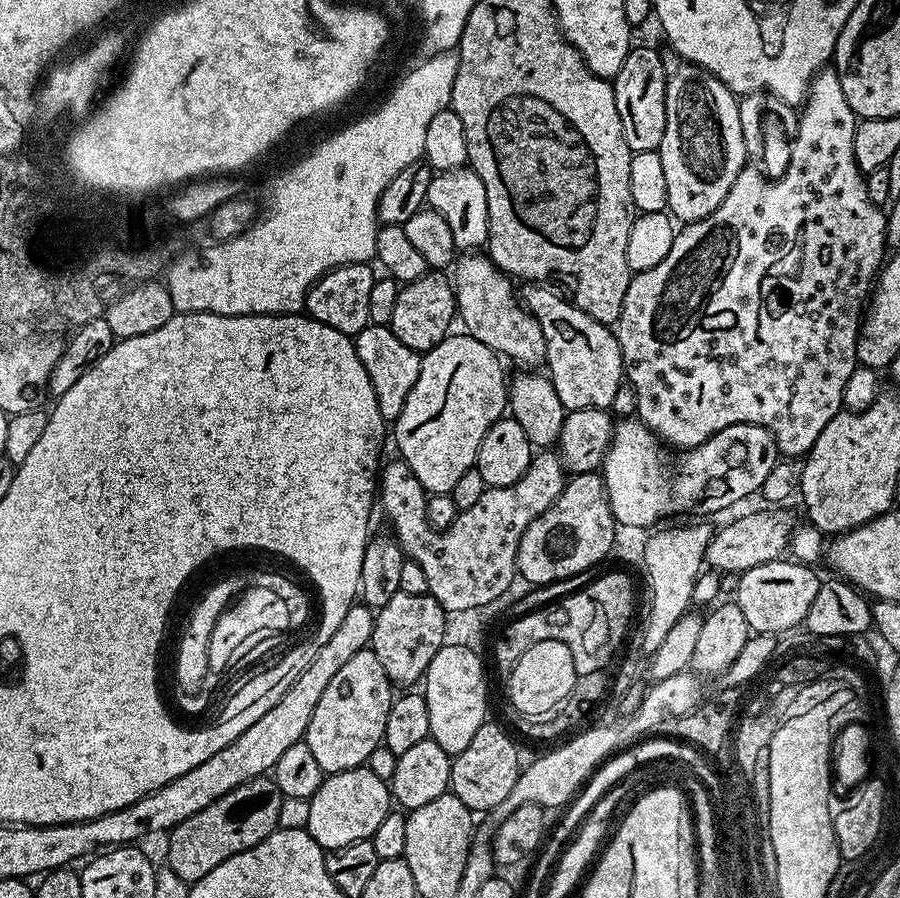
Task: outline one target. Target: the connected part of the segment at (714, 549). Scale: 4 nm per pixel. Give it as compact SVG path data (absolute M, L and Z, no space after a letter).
M768 510L772 512L748 512L745 516L737 518L733 524L728 524L725 528L717 527L714 531L712 541L706 546L705 561L709 569L715 569L723 574L726 572L745 572L754 566L762 566L771 560L779 560L789 551L790 537L794 527L792 516L784 510Z

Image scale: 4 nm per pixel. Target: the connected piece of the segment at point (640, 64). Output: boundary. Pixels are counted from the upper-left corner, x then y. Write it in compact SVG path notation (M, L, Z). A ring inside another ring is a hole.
M634 46L626 54L626 62L622 62L622 70L614 78L616 89L616 105L618 118L622 122L622 134L626 138L626 146L633 152L655 152L662 142L662 134L666 134L666 74L664 58L652 48Z

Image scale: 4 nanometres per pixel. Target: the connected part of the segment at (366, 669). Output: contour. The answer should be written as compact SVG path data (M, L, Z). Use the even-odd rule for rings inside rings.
M370 650L354 654L354 658L330 678L330 686L326 686L318 706L314 706L314 718L310 718L306 739L318 766L331 774L367 765L373 750L381 747L386 714L390 714L393 699L394 685L386 670L382 670L382 662L378 662Z

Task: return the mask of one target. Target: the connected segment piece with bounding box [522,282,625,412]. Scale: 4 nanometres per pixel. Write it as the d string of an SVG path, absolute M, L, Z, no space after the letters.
M528 282L522 288L522 303L529 312L538 318L538 326L542 326L542 334L546 338L546 372L550 377L554 390L558 390L558 398L562 406L568 411L582 410L583 408L611 409L616 395L620 392L620 380L625 379L624 359L620 353L620 347L616 341L615 331L609 325L600 324L590 314L578 310L578 306L571 299L559 296L551 292L551 287L540 282Z

